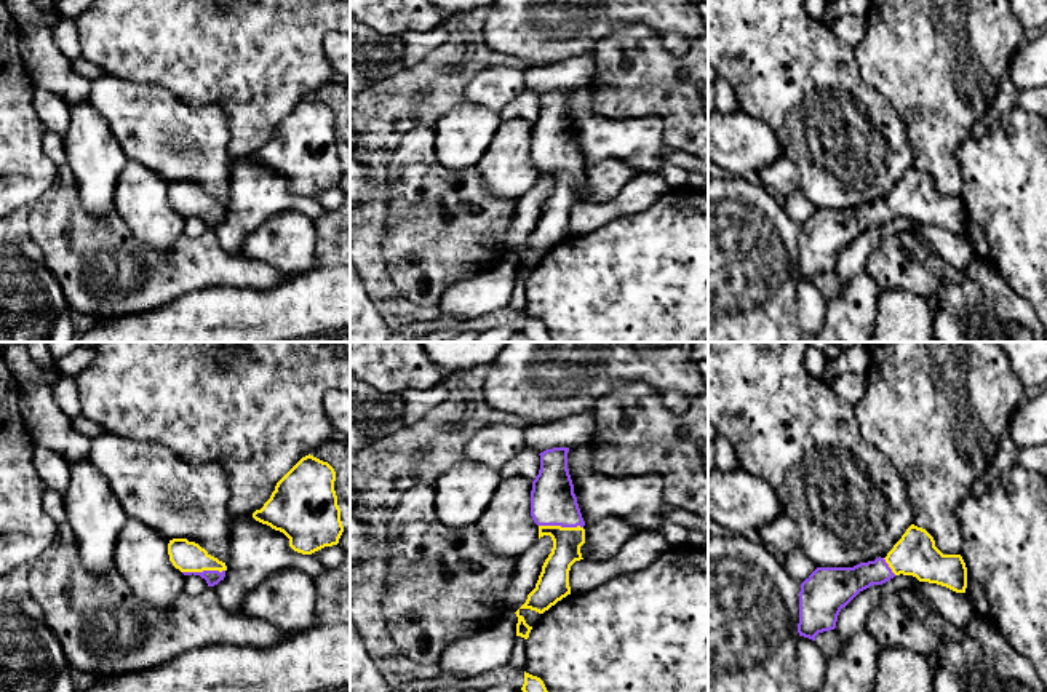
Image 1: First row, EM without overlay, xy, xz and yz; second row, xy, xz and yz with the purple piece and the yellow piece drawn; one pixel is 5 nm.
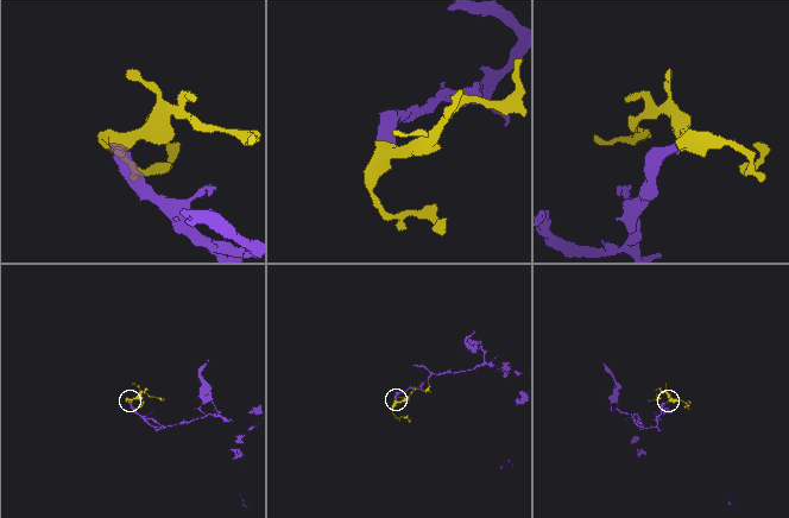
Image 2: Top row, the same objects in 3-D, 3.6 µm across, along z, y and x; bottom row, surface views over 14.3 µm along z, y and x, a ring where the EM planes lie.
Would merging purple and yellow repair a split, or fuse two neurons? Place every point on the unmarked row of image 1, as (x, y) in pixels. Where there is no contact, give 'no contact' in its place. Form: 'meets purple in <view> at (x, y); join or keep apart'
meets purple in xz at (561, 168); join

